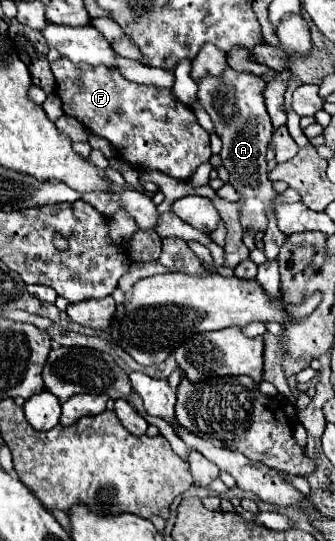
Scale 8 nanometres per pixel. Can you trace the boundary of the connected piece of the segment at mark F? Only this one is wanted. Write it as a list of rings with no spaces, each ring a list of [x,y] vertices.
[[[65,57],[51,63],[51,71],[65,115],[75,117],[91,133],[107,139],[119,157],[133,167],[157,169],[175,179],[189,179],[203,161],[209,161],[209,133],[203,131],[193,111],[177,101],[169,89],[139,85],[127,81],[117,69],[73,63]]]

